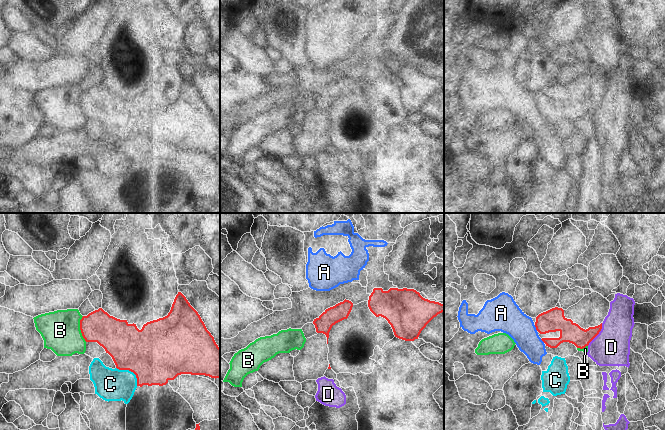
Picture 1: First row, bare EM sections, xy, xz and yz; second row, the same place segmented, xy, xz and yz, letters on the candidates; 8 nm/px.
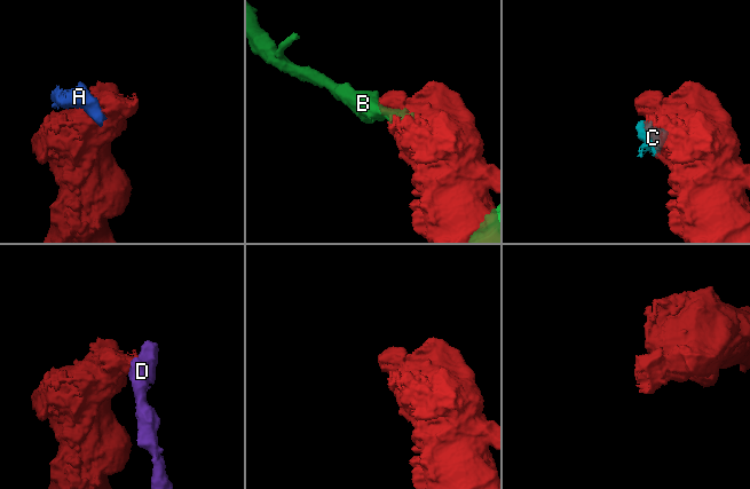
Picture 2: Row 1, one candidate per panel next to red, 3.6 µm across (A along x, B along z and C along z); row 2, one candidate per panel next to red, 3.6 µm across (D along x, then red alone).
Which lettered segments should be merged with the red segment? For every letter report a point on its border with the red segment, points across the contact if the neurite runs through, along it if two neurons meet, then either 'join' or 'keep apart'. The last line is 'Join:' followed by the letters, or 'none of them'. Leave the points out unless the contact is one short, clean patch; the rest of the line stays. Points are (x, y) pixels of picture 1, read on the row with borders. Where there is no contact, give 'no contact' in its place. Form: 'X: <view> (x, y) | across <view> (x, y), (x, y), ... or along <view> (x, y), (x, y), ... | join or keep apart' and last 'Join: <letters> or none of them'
A: yz (536, 328) | keep apart
B: xy (80, 329) | keep apart
C: xy (131, 371) | along xy (116, 367), (122, 370), (130, 370), (135, 375), (137, 385) | keep apart
D: yz (598, 333) | along yz (602, 323), (599, 333), (587, 345) | keep apart
Join: none of them

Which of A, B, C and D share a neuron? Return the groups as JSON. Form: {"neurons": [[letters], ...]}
{"neurons": [["A", "C"], ["B"], ["D"]]}

